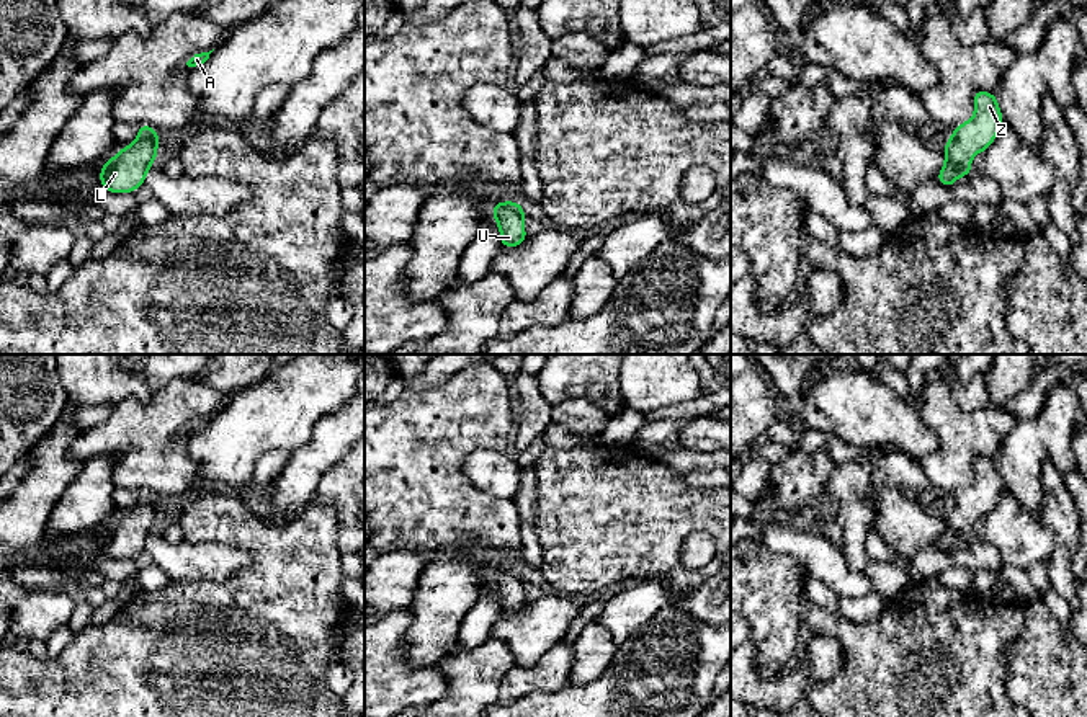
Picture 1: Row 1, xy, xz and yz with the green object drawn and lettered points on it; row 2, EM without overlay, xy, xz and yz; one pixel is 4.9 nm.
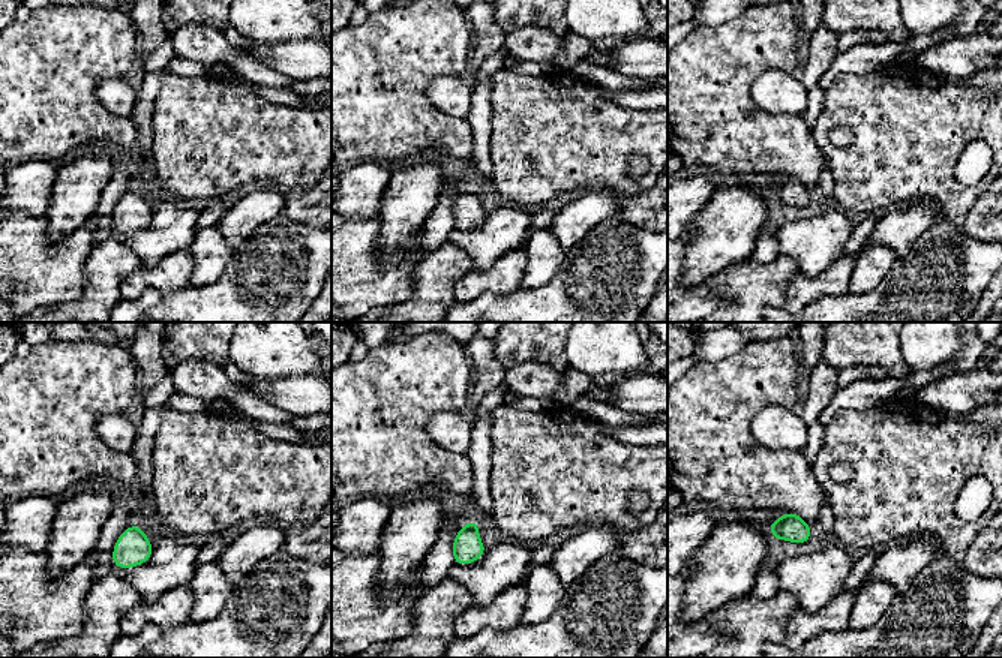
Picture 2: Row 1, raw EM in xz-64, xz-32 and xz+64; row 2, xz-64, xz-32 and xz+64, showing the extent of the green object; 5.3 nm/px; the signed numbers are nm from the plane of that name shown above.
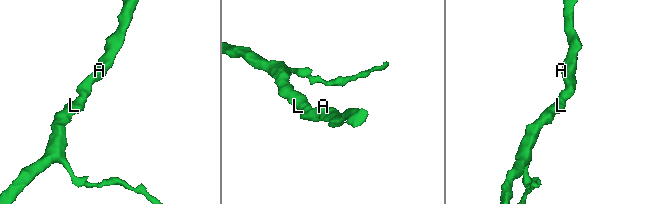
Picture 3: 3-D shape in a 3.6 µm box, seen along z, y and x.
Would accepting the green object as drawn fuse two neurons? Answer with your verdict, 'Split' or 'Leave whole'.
Leave whole

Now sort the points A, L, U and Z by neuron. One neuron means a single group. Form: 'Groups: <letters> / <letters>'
Groups: A L U Z

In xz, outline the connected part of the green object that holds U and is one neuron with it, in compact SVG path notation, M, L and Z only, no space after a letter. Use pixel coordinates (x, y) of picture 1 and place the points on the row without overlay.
M512 565L495 568L490 575L499 588L502 614L513 614L528 606L525 598L525 573Z

